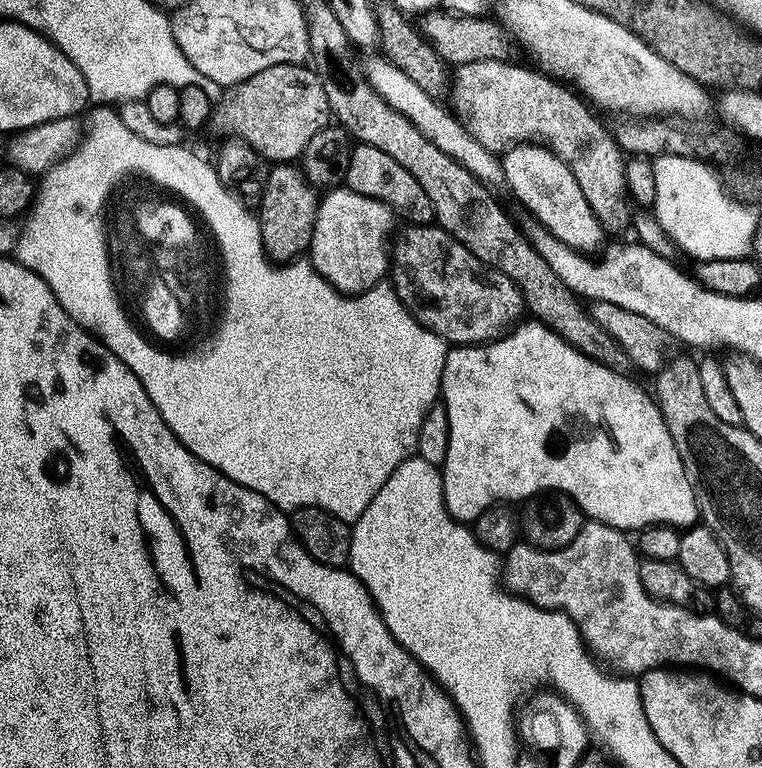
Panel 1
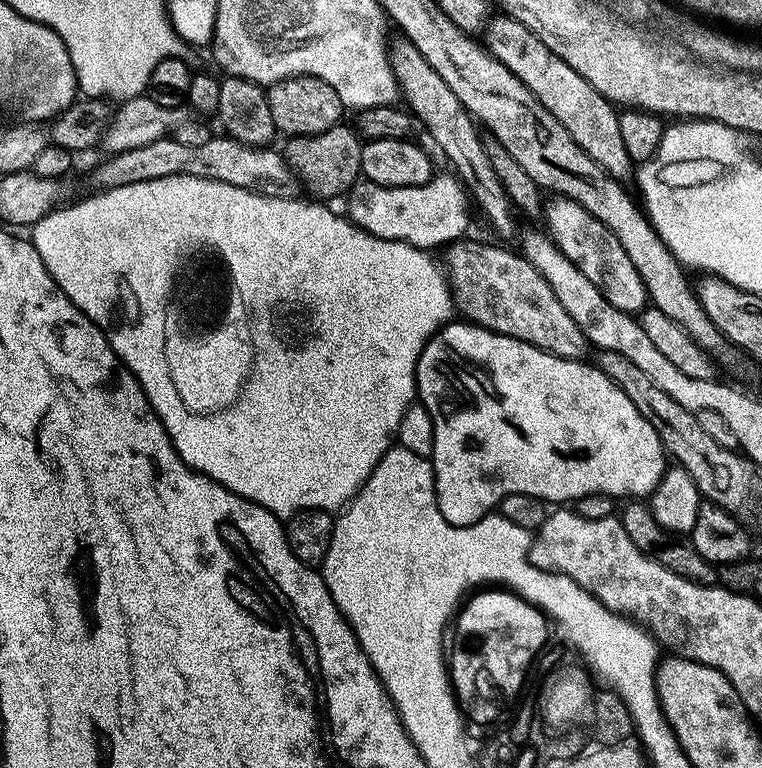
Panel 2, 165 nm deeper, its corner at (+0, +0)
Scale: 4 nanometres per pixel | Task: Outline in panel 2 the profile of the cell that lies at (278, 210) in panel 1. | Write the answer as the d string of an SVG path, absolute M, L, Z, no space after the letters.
M341 122L322 134L290 136L283 142L284 160L300 181L303 191L320 202L332 202L335 196L343 197L361 179L362 141L355 127Z

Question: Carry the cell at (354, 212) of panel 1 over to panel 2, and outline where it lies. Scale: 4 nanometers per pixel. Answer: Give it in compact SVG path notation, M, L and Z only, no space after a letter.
M433 175L432 180L422 186L394 186L391 188L390 186L358 182L351 192L347 193L348 209L346 209L346 215L357 228L361 228L383 240L406 242L410 246L425 250L443 249L467 233L464 231L468 228L468 204L470 208L470 200L461 181L455 175L447 175Z

